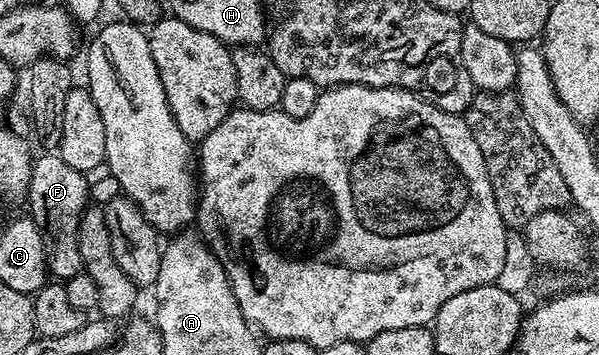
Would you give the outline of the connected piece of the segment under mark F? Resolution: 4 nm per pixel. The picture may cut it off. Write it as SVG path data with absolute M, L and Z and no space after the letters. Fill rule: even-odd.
M44 152L32 163L30 188L26 195L26 203L32 211L32 222L40 229L42 244L46 252L46 264L49 275L53 279L63 280L70 276L78 276L84 270L84 261L78 252L78 228L85 210L90 205L88 191L90 185L85 178L85 171L70 168L59 153Z

